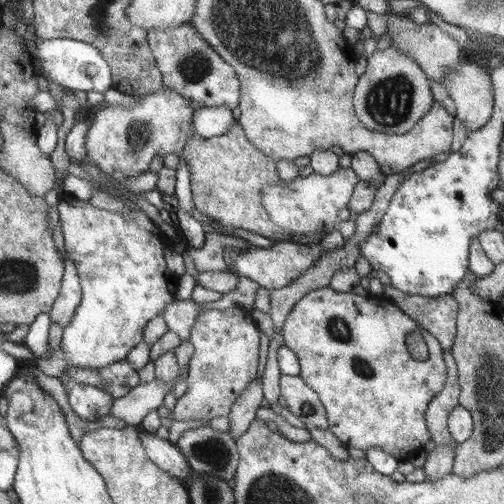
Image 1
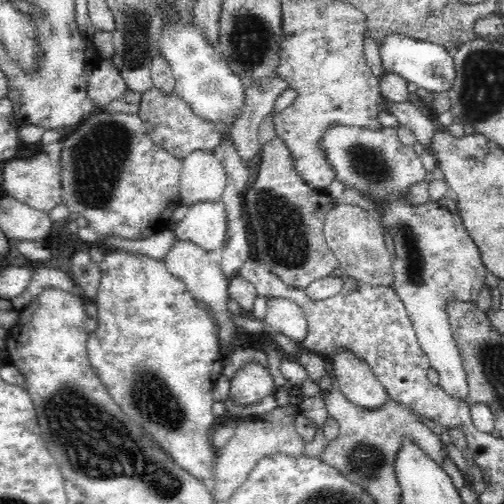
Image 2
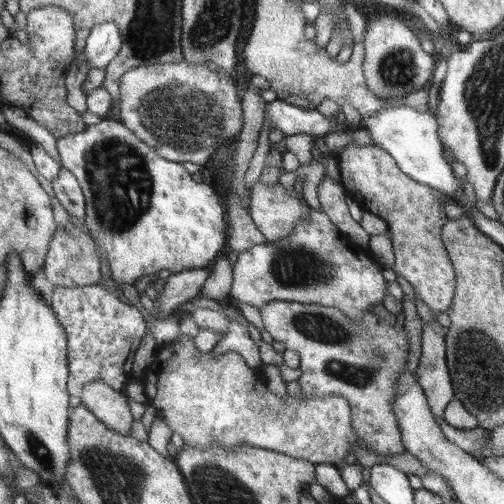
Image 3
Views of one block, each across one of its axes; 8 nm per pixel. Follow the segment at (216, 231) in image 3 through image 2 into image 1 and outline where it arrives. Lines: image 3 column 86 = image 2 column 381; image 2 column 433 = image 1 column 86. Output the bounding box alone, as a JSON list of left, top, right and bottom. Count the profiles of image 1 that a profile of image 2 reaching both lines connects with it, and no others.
[59,200,179,368]

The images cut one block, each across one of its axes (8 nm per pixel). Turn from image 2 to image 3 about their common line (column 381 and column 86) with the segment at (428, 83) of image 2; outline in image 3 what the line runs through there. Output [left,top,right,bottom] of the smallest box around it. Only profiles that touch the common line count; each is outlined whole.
[85,22,121,68]

